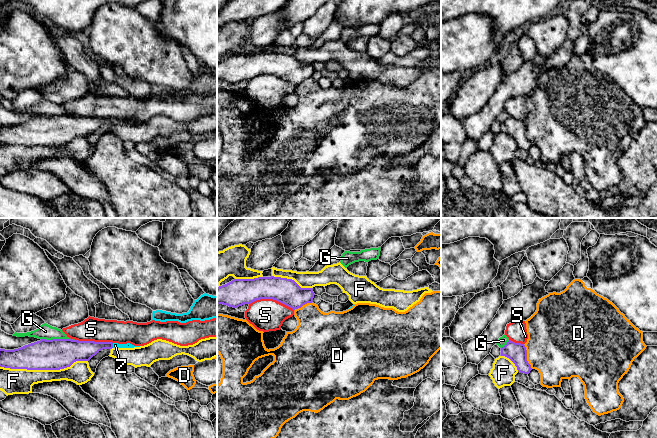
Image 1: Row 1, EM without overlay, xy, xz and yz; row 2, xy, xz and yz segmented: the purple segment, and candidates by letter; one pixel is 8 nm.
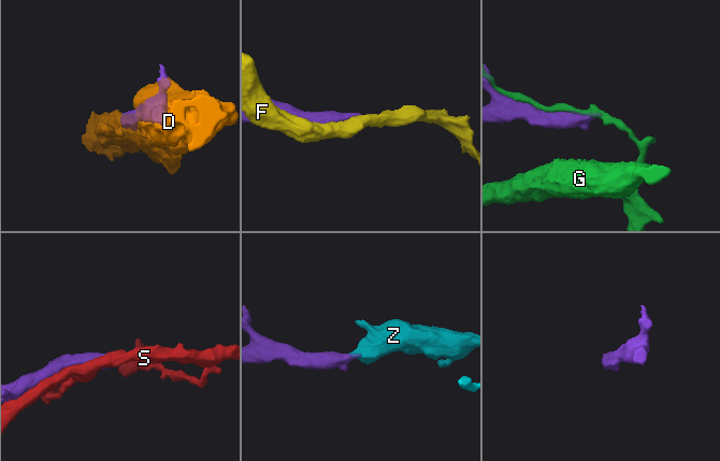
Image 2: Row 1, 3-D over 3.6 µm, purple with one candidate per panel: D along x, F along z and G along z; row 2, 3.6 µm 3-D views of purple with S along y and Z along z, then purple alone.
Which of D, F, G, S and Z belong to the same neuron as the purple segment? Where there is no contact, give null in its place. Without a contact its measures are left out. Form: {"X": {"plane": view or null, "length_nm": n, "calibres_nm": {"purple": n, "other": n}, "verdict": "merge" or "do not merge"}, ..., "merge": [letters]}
{"D": {"plane": "yz", "length_nm": 220, "calibres_nm": {"purple": 160, "other": 460}, "verdict": "do not merge"}, "F": {"plane": "xy", "length_nm": 700, "calibres_nm": {"purple": 240, "other": 200}, "verdict": "do not merge"}, "G": {"plane": "xy", "length_nm": 280, "calibres_nm": {"purple": 240, "other": 120}, "verdict": "do not merge"}, "S": {"plane": "xz", "length_nm": 360, "calibres_nm": {"purple": 200, "other": 260}, "verdict": "do not merge"}, "Z": {"plane": "xy", "length_nm": 40, "calibres_nm": {"purple": 160, "other": 50}, "verdict": "merge"}, "merge": ["Z"]}

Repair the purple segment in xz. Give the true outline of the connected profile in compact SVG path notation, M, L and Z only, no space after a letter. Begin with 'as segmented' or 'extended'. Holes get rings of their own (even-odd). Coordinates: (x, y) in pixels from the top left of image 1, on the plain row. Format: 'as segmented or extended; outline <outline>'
as segmented; outline M281 53L234 55L217 63L217 81L237 84L260 75L276 76L293 86L312 79L313 64L301 64L294 56Z

